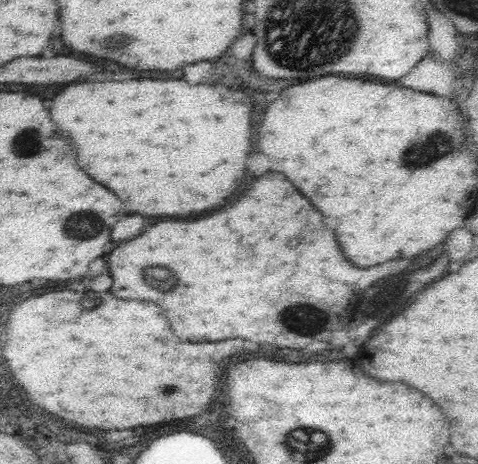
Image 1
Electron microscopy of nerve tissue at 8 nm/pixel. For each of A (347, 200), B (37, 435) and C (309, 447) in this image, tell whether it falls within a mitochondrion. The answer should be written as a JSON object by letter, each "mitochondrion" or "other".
{"A":"other","B":"other","C":"mitochondrion"}

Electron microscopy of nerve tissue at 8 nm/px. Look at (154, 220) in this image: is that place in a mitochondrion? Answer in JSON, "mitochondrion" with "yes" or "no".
{"mitochondrion":"no"}

